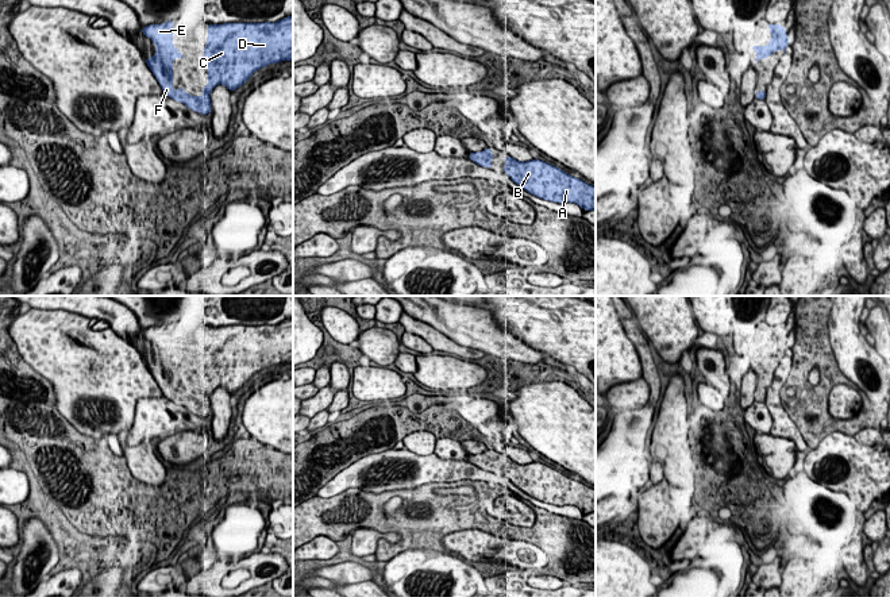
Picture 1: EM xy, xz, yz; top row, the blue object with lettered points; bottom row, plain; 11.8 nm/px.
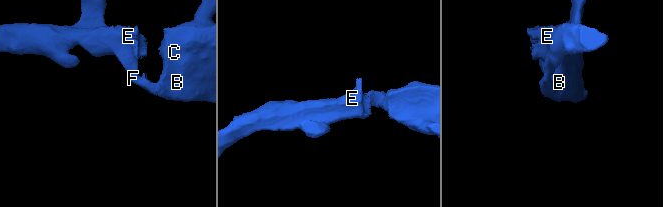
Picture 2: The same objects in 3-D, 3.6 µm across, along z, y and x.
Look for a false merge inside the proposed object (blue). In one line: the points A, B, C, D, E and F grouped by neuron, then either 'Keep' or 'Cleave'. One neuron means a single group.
Groups: A B C D E F. Keep

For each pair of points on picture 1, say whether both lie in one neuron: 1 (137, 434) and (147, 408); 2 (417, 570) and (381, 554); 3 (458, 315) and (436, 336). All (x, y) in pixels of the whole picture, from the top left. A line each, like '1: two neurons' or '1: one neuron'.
1: one neuron
2: two neurons
3: two neurons

